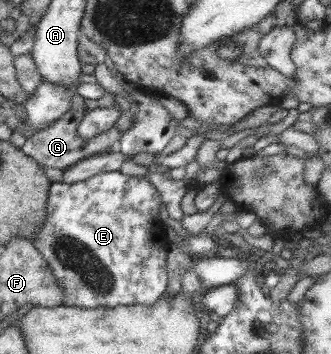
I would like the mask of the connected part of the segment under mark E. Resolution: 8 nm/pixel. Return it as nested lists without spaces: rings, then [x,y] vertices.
[[[120,171],[93,175],[84,181],[65,184],[50,182],[45,203],[45,219],[32,237],[35,247],[63,289],[62,305],[84,309],[116,306],[152,307],[167,287],[165,258],[169,248],[165,226],[159,224],[157,210],[163,204],[155,187],[143,176],[127,177]]]

